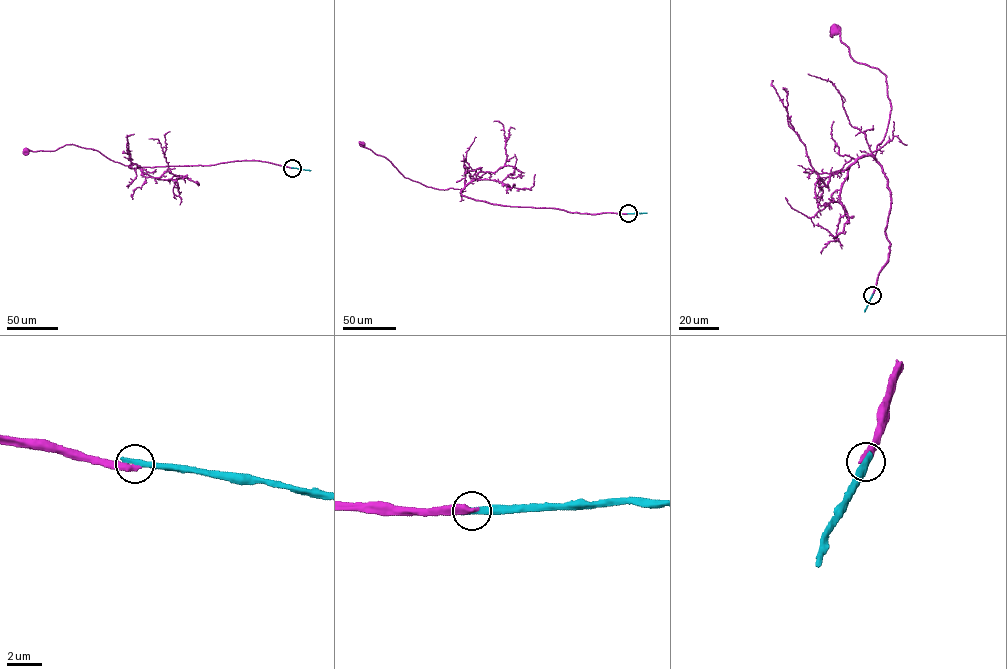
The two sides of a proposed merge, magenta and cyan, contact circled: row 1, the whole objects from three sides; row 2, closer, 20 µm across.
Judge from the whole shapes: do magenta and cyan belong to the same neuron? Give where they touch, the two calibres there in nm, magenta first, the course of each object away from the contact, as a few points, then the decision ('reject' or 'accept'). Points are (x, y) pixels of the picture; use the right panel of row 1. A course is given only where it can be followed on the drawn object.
(872, 295) | 420/440 nm | magenta via (872, 295), (890, 249), (884, 231), (891, 191), (875, 158), (891, 106), (886, 75), (853, 59), (836, 27) | cyan via (872, 295), (864, 311) | reject

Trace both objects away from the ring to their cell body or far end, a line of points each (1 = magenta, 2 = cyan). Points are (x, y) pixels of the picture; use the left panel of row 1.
1: (292, 167), (245, 160), (204, 165), (133, 168), (95, 150), (71, 144), (52, 151), (25, 149)
2: (292, 167), (310, 170)

